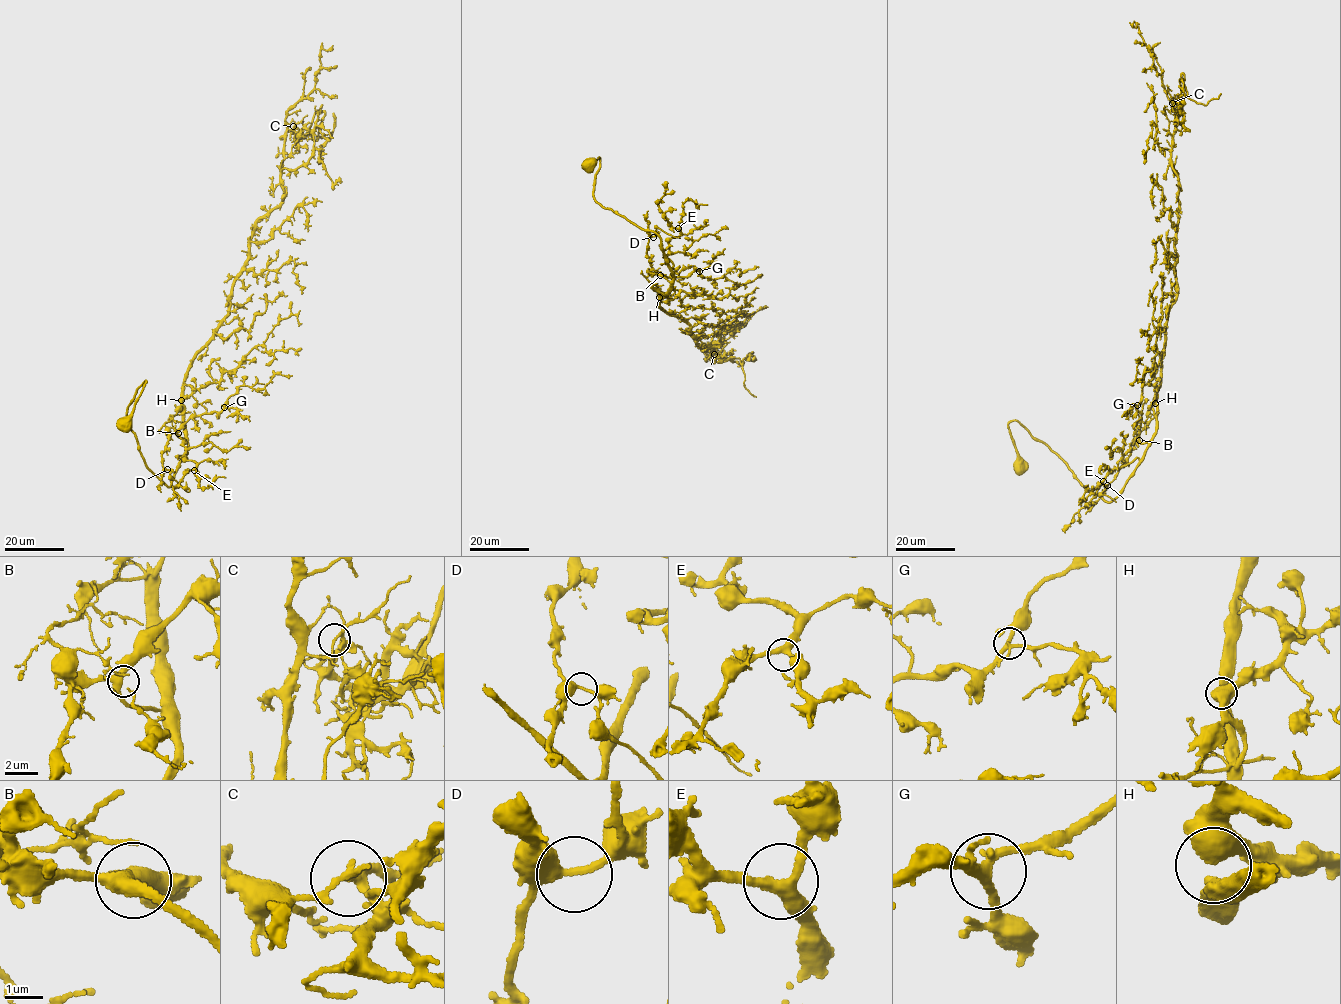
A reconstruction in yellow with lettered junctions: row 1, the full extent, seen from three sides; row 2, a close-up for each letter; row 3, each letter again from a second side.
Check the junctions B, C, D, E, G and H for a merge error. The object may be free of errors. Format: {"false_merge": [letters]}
{"false_merge": ["C"]}

